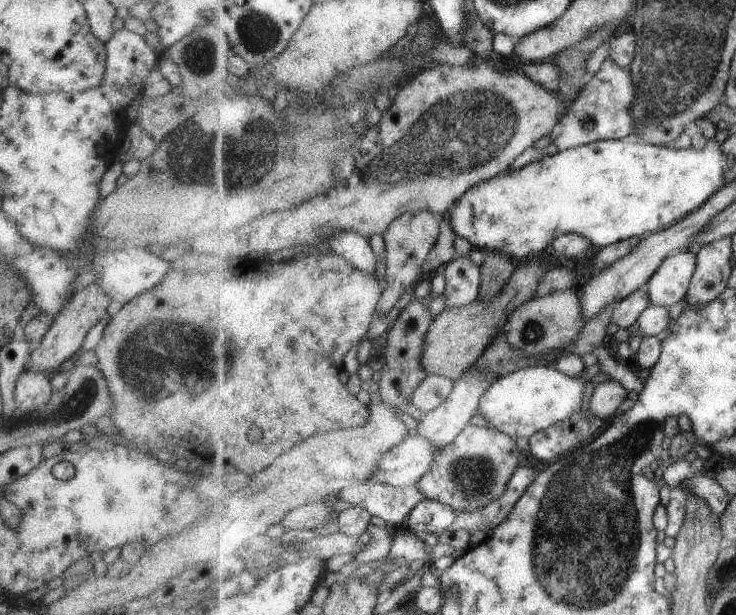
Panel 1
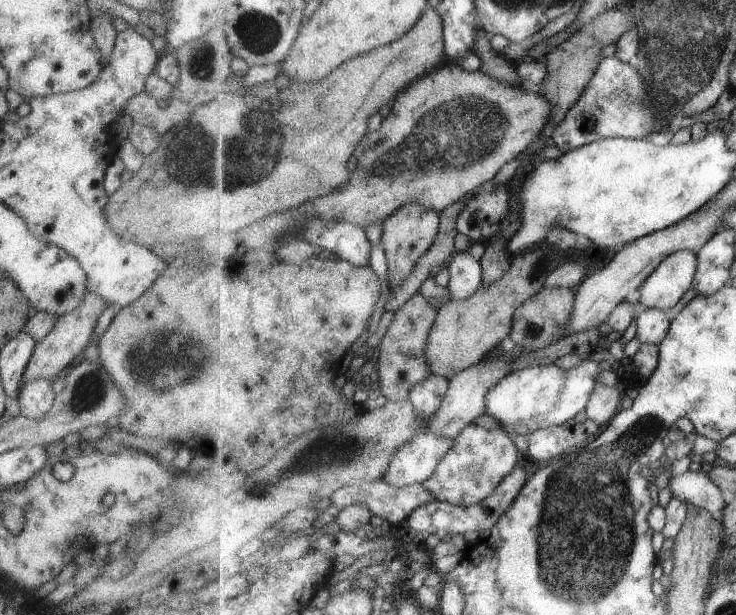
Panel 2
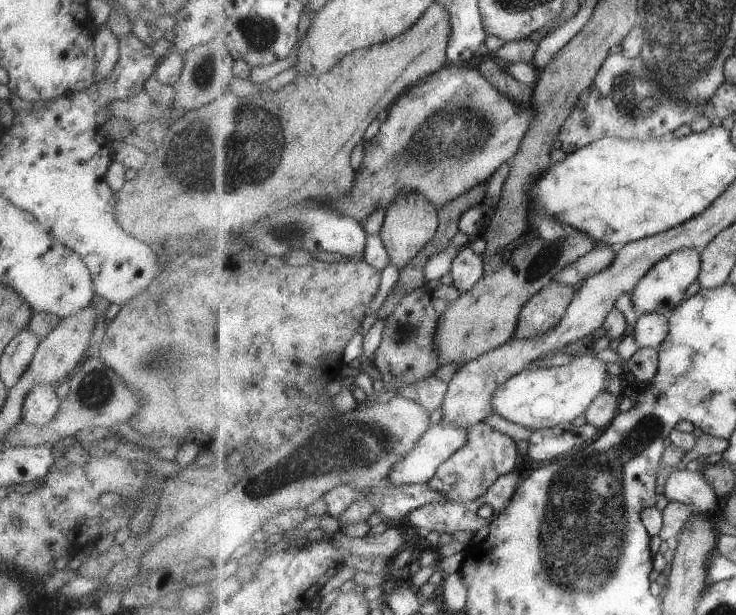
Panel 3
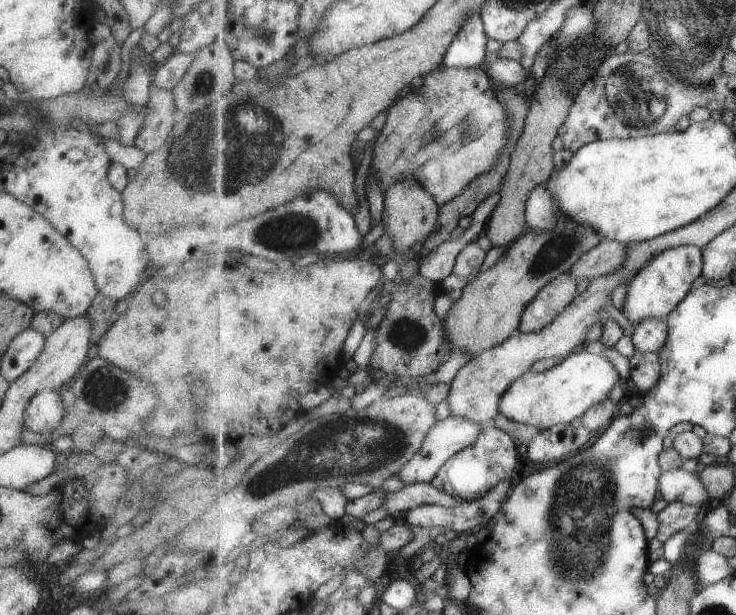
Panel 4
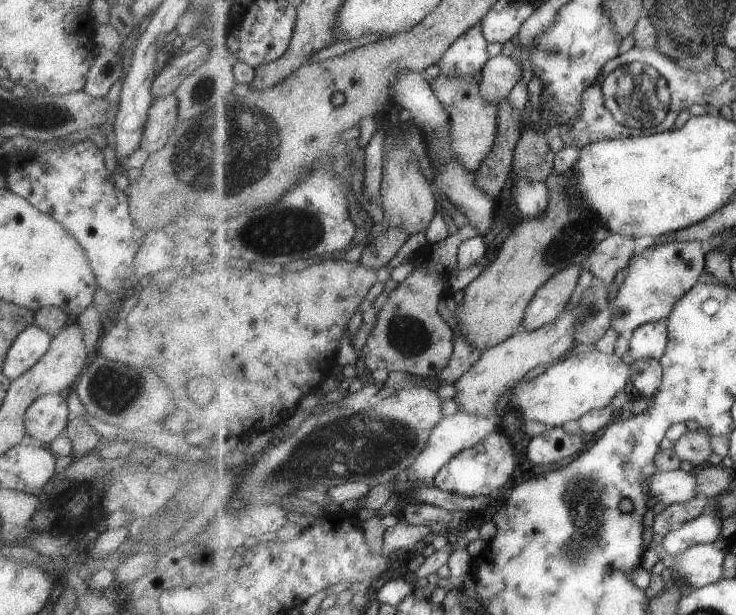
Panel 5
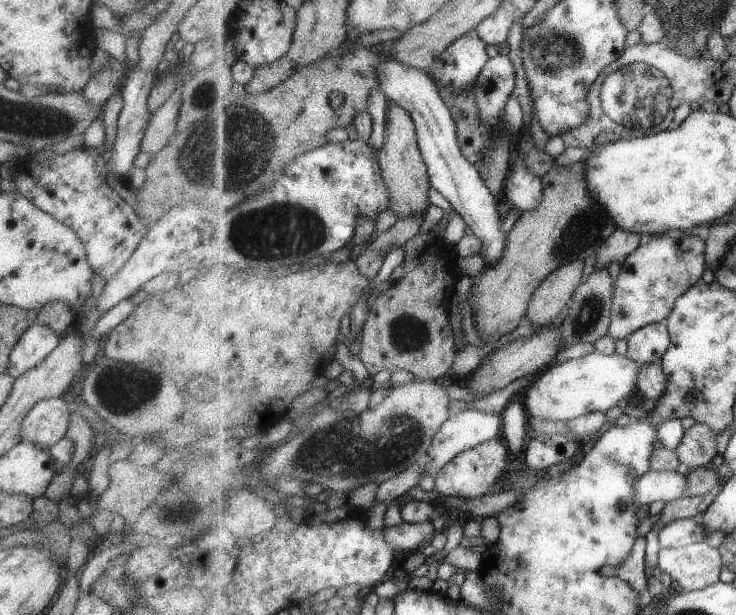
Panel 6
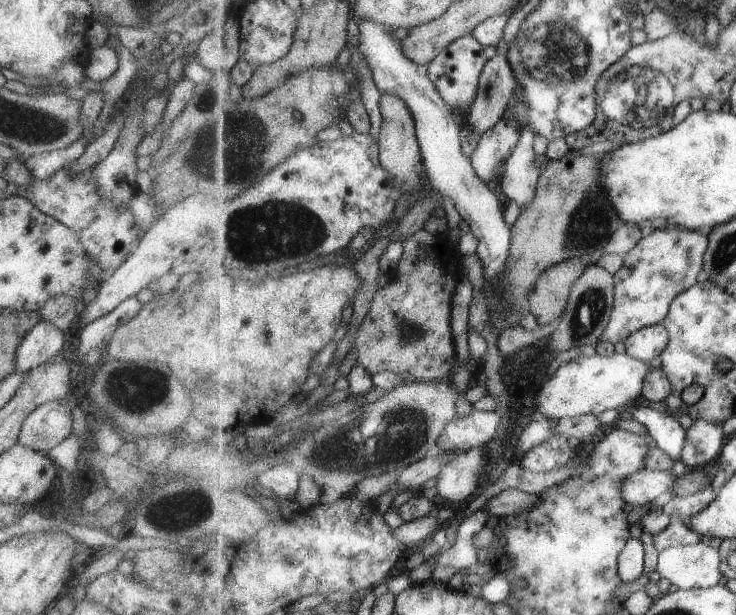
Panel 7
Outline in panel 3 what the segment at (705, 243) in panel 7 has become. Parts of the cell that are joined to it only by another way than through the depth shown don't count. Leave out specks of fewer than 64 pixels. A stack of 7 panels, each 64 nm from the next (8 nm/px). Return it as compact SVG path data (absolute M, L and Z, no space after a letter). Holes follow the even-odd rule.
M684 248L659 261L641 281L631 294L631 302L637 315L650 312L660 312L661 314L671 314L681 305L681 300L685 298L687 288L696 282L700 270L702 269L702 251L699 249Z

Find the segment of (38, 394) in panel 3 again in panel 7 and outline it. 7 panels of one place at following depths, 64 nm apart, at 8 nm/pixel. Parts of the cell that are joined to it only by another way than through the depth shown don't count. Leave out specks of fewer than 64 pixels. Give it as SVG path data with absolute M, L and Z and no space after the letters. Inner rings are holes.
M64 400L36 406L24 419L17 444L45 453L70 435L72 416Z

